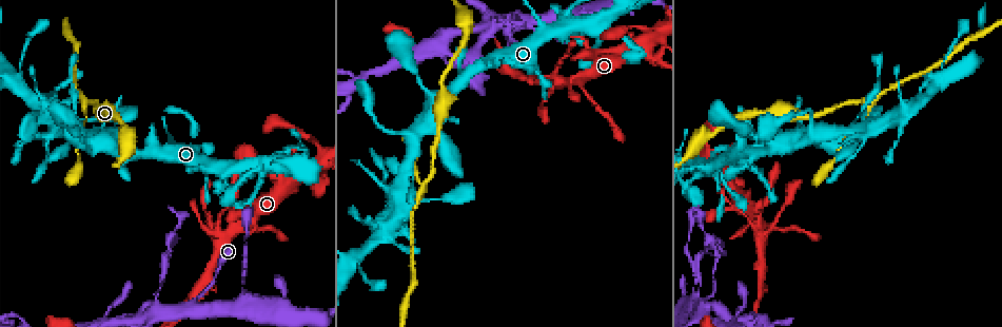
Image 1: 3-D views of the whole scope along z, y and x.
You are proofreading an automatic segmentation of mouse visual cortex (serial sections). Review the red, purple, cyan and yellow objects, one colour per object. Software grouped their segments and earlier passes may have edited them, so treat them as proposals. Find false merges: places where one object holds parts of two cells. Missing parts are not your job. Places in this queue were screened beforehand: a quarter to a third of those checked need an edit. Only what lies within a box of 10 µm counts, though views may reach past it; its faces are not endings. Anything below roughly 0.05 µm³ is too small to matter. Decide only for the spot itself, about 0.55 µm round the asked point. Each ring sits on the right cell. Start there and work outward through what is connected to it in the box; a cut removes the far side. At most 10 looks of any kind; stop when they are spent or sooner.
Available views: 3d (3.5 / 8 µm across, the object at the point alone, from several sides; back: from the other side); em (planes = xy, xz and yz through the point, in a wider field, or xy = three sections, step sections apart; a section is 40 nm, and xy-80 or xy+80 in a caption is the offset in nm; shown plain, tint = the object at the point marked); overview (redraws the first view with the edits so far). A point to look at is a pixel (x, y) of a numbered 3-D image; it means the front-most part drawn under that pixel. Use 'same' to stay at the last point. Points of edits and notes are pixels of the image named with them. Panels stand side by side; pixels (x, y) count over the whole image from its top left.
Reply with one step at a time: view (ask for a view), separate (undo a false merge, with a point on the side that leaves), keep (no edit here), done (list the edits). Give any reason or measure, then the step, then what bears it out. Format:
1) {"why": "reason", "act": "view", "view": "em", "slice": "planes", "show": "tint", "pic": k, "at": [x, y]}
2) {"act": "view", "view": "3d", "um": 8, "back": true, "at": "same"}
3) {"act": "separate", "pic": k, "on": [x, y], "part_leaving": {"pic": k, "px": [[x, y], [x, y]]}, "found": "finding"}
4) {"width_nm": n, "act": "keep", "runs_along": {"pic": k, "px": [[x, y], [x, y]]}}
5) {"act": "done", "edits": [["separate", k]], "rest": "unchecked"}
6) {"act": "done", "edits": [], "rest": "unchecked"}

{"why": "abrupt turn", "act": "view", "view": "3d", "um": 3.5, "pic": 1, "at": [164, 119]}

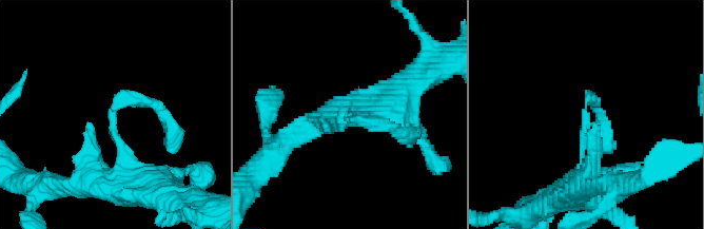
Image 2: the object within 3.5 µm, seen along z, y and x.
{"why": "now the EM", "act": "view", "view": "em", "slice": "planes", "show": "tint", "pic": 2, "at": [347, 117]}

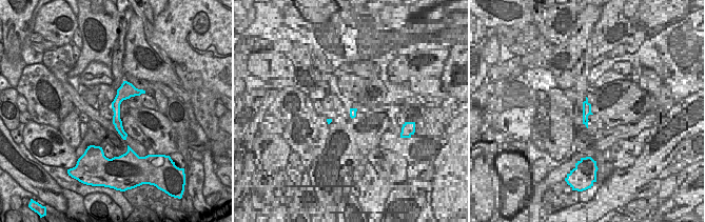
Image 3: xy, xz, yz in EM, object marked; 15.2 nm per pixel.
{"act": "keep", "runs_along": {"pic": 2, "px": [[133, 186], [113, 111], [149, 101], [169, 121]]}, "found": "one cell here"}

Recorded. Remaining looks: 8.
{"why": "side arm on a straight run", "act": "view", "view": "3d", "um": 3.5, "pic": 1, "at": [83, 102]}

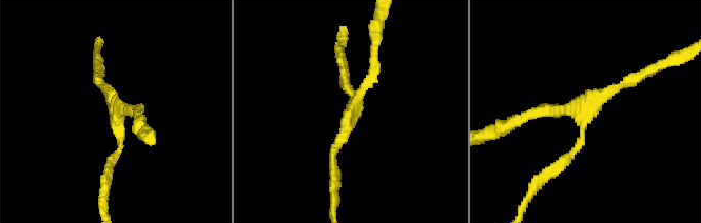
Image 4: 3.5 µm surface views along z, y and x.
{"arms": 3, "arm_widths_nm": [100, 150, 200], "act": "view", "view": "em", "slice": "xy", "step": 1, "show": "tint", "pic": 4, "at": [583, 108]}

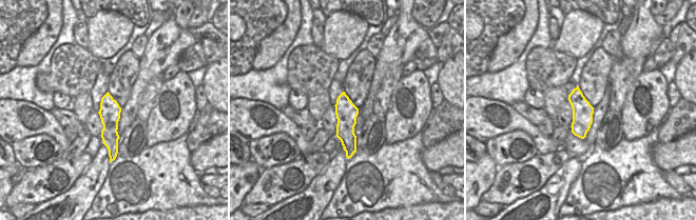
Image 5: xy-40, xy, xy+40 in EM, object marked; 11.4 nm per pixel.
{"act": "keep", "runs_along": {"pic": 5, "px": [[107, 97], [113, 156]]}, "found": "all the same cell"}

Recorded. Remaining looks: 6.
{"why": "thin neck", "act": "view", "view": "3d", "um": 3.5, "pic": 1, "at": [362, 271]}

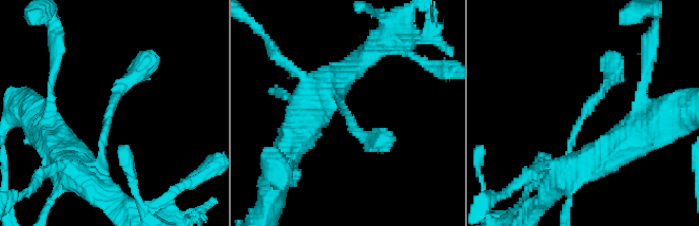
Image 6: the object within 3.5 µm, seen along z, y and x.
{"why": "need the tissue", "act": "view", "view": "em", "slice": "xy", "step": 1, "show": "tint", "pic": 6, "at": [587, 113]}

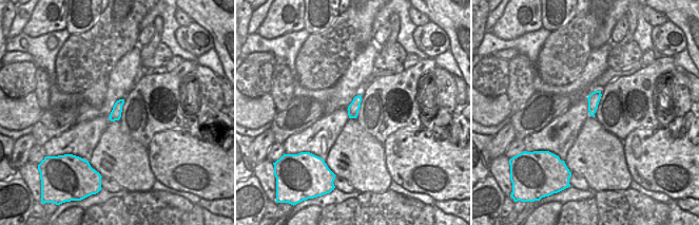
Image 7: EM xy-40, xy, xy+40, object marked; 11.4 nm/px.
{"width_nm": 130, "act": "keep", "runs_along": {"pic": 6, "px": [[92, 176], [108, 111], [147, 62]]}, "found": "all the same cell"}

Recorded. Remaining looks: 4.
{"why": "narrows sharply", "act": "view", "view": "3d", "um": 3.5, "back": true, "pic": 1, "at": [698, 288]}

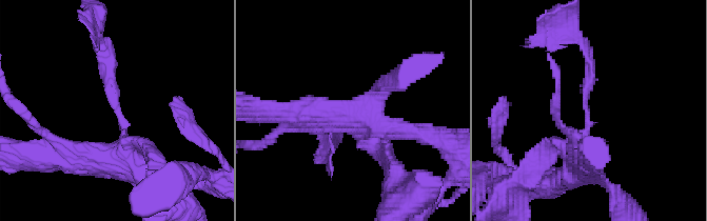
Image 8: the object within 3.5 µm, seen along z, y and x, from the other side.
{"arm_widths_nm": [150, 350], "why": "need the tissue", "act": "view", "view": "em", "slice": "xy", "step": 2, "show": "tint", "pic": 8, "at": [119, 111]}

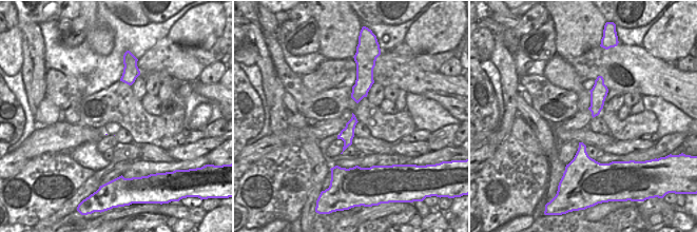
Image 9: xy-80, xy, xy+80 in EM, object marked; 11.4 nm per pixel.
{"act": "separate", "pic": 8, "on": [113, 65], "found": "two cells meet here"}

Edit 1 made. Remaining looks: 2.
{"act": "done", "edits": [["separate", 8]], "rest": "unchecked"}

